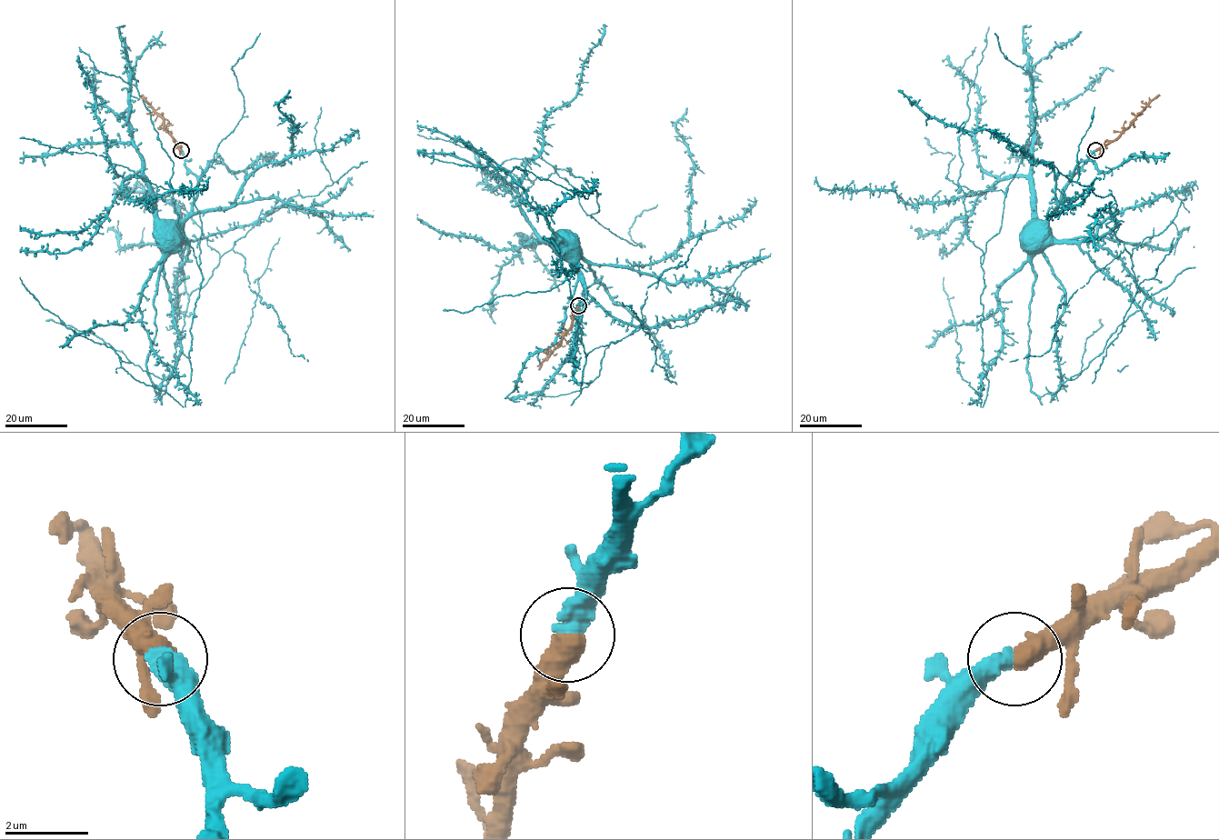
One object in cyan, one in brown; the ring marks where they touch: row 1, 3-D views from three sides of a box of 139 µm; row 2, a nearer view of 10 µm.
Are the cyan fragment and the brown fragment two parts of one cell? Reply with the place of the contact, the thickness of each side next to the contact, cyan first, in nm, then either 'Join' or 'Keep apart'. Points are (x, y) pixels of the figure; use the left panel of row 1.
Place: (181, 150). Thickness 500 nm (cyan) against 550 nm. Join

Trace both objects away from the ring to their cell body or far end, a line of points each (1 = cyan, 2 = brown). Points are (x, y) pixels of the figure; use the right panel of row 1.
1: (1094, 150), (1067, 184), (1056, 209), (1046, 219), (1033, 223), (1030, 225), (1033, 230)
2: (1095, 150), (1117, 138), (1159, 94)

